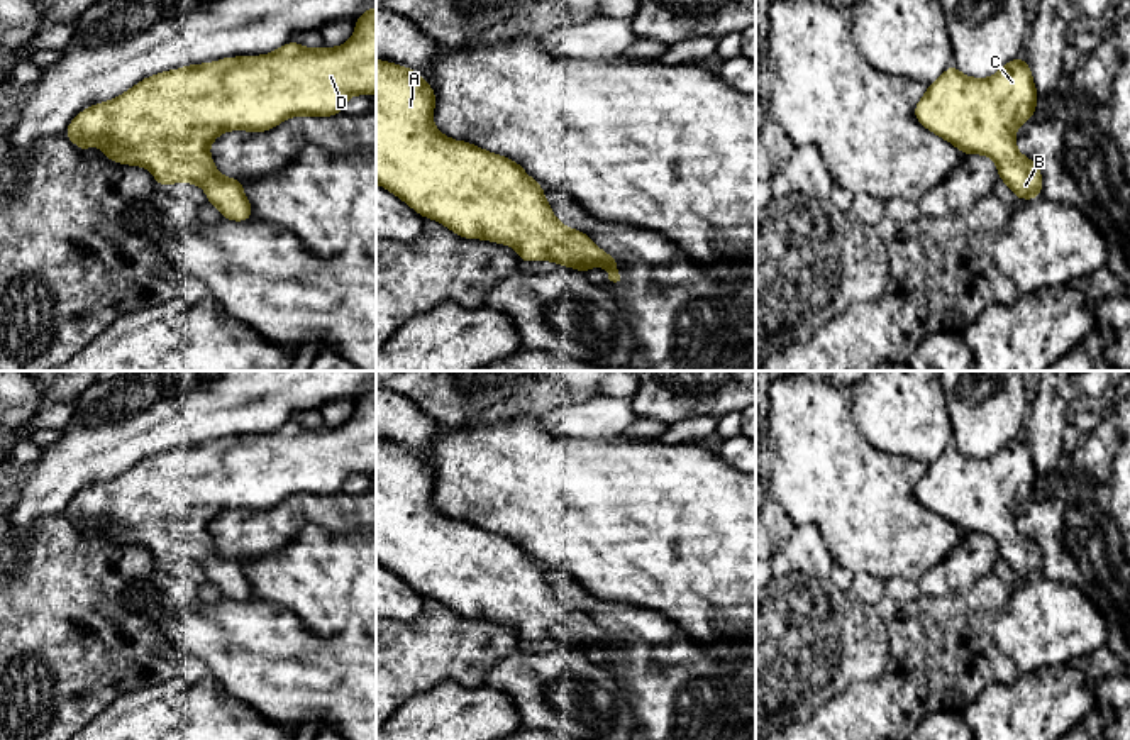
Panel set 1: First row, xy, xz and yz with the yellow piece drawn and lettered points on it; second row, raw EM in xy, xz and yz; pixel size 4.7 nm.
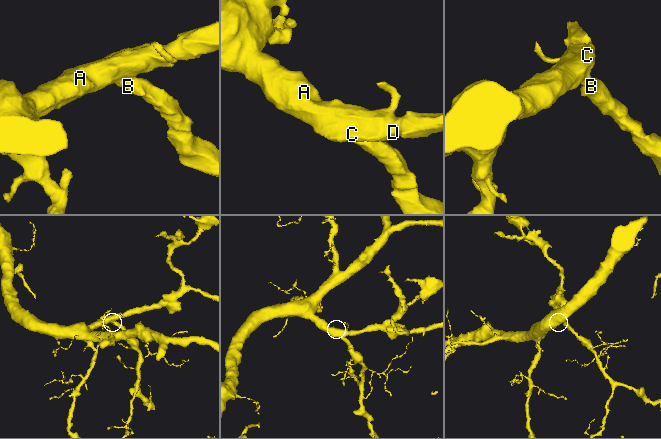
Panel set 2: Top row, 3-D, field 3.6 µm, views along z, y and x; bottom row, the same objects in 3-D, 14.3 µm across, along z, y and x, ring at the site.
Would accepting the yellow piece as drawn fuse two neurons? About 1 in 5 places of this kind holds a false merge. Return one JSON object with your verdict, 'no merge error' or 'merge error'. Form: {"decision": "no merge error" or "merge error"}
{"decision": "no merge error"}

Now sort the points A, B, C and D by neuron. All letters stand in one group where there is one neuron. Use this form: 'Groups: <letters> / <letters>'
Groups: A B C D

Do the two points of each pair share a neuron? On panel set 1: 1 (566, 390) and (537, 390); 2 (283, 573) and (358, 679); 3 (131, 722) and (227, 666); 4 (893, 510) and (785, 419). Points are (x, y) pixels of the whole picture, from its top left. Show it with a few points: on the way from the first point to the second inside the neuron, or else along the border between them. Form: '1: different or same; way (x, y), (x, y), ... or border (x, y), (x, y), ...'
1: same; way (559, 390), (544, 390)
2: different; border (293, 613), (321, 635), (358, 630)
3: different; border (210, 674), (231, 695), (241, 700)
4: same; way (866, 500), (812, 446)

